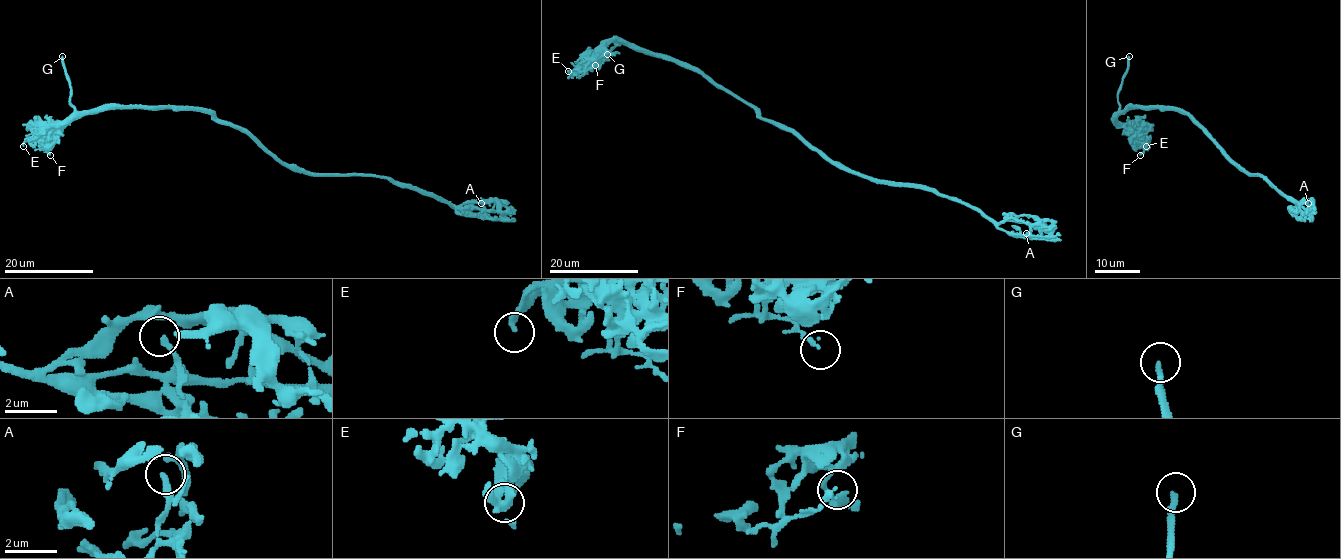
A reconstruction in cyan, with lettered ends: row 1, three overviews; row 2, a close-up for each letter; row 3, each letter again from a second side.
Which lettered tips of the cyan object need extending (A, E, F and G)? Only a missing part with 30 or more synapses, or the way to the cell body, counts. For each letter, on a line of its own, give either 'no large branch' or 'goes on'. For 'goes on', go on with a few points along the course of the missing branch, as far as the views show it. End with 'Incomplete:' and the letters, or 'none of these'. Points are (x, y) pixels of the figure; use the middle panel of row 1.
A: no large branch
E: no large branch
F: no large branch
G: goes on | (607, 54), (583, 56), (567, 41), (565, 34), (574, 23)
Incomplete: G

